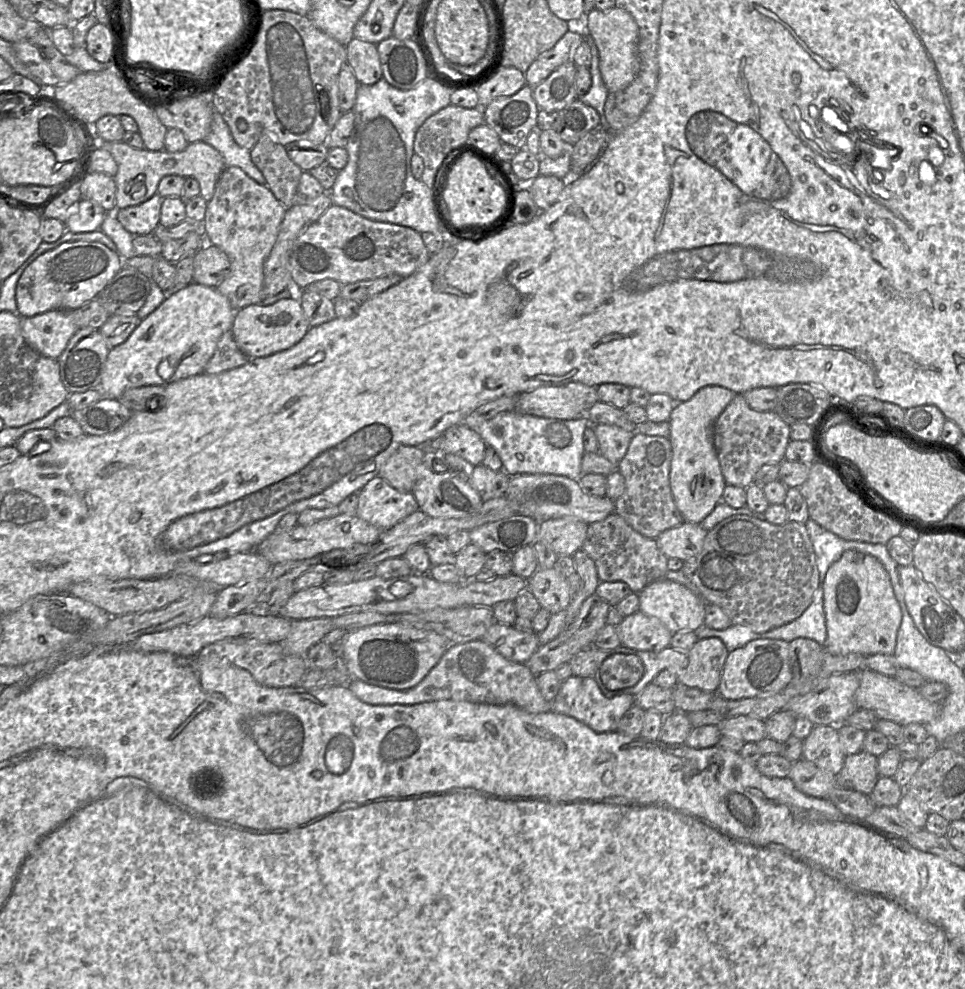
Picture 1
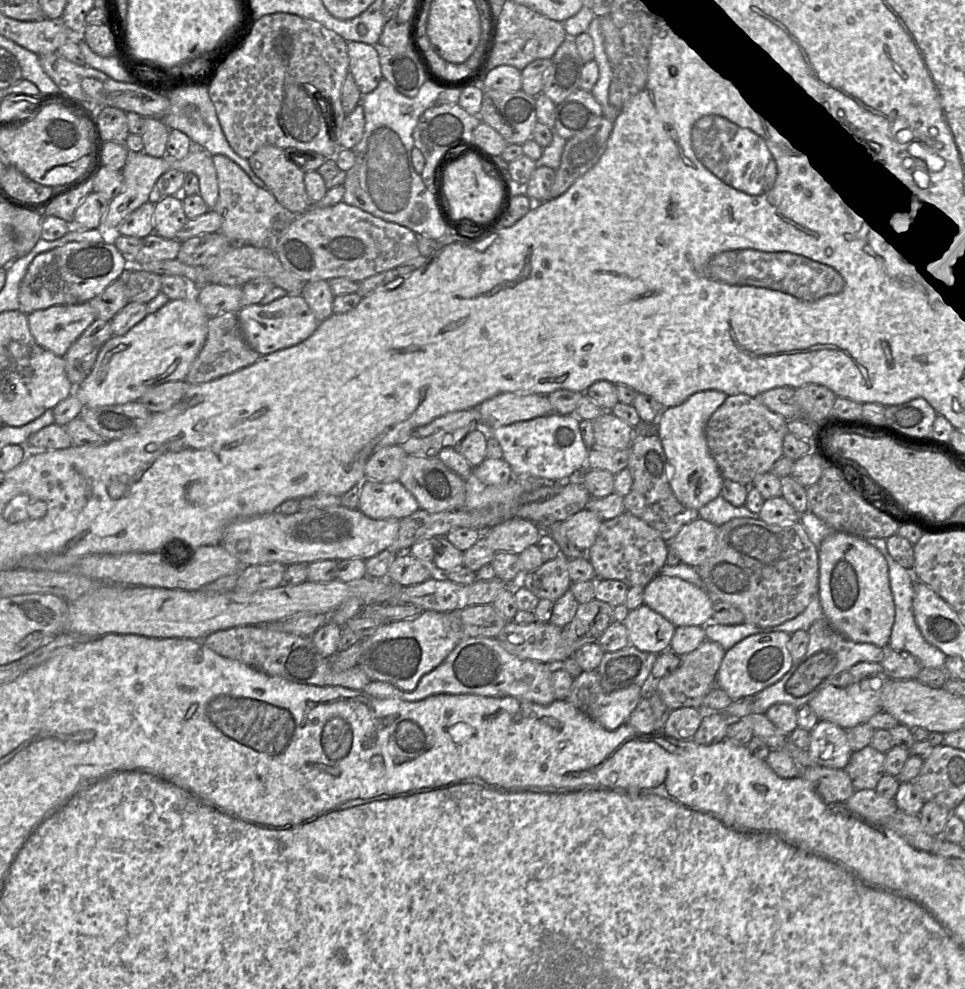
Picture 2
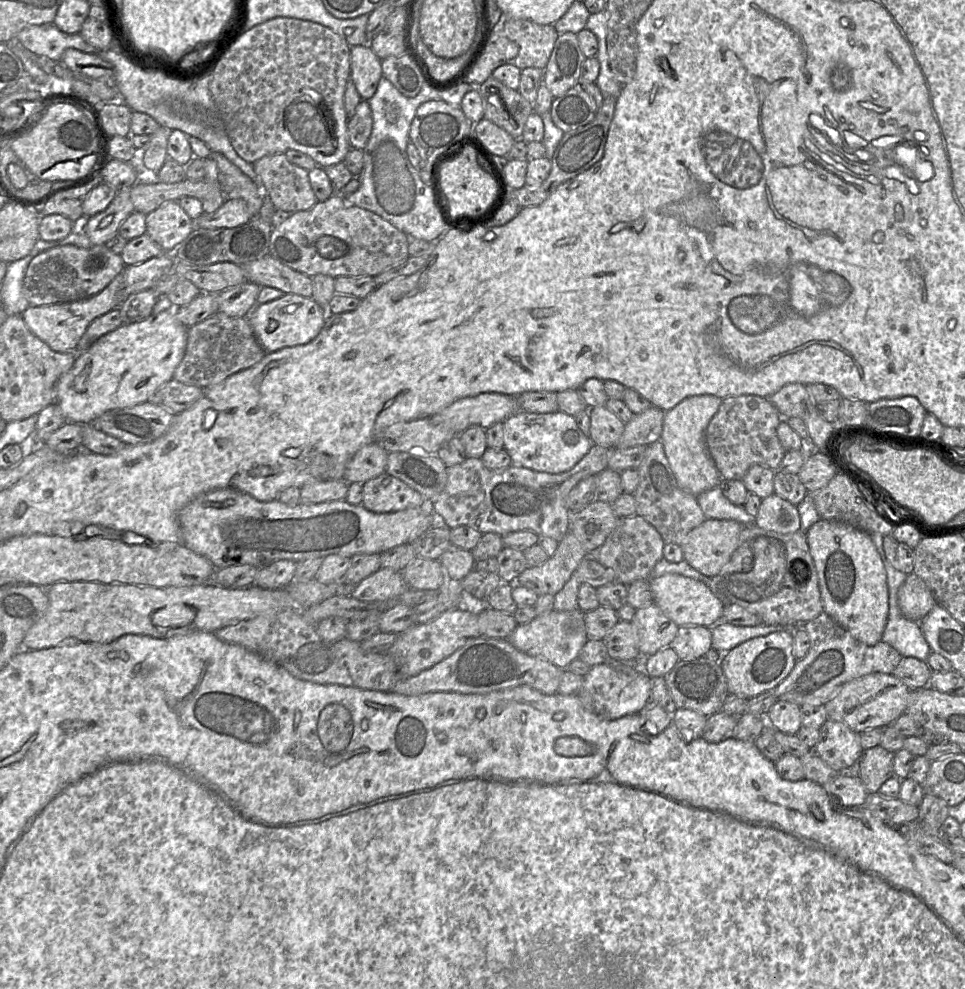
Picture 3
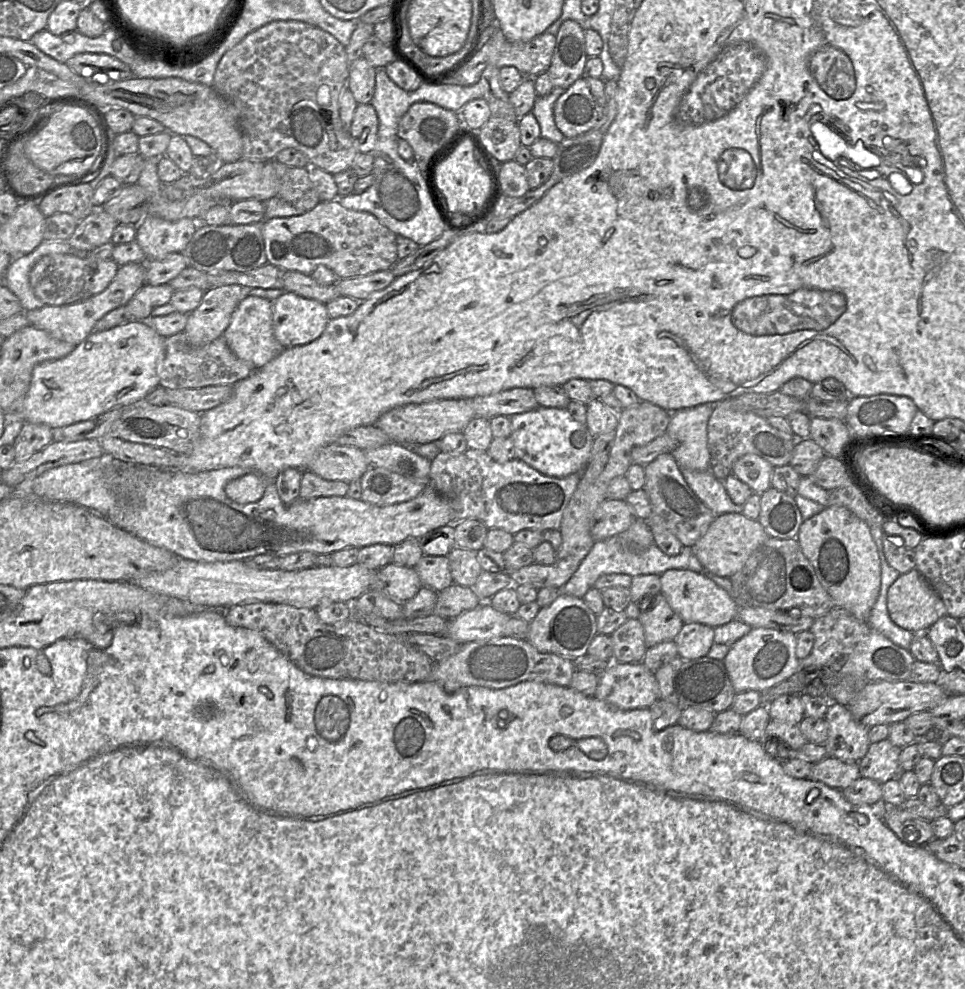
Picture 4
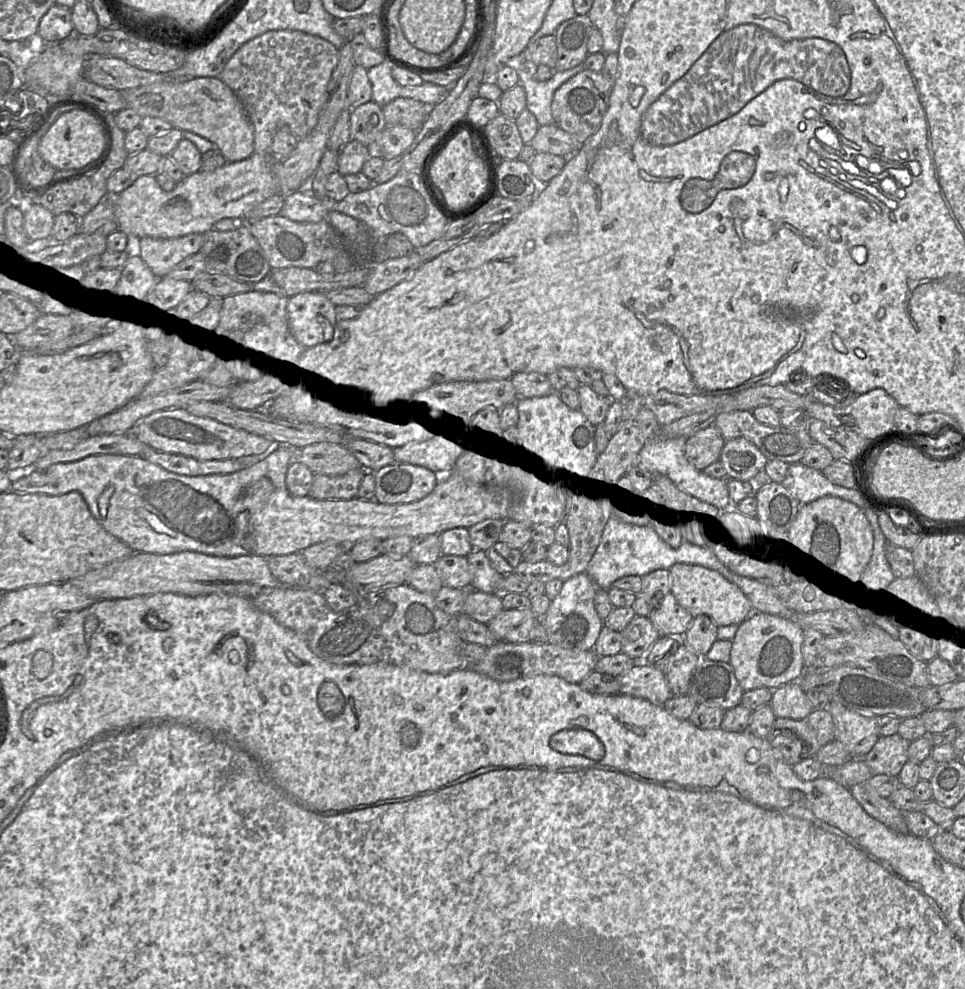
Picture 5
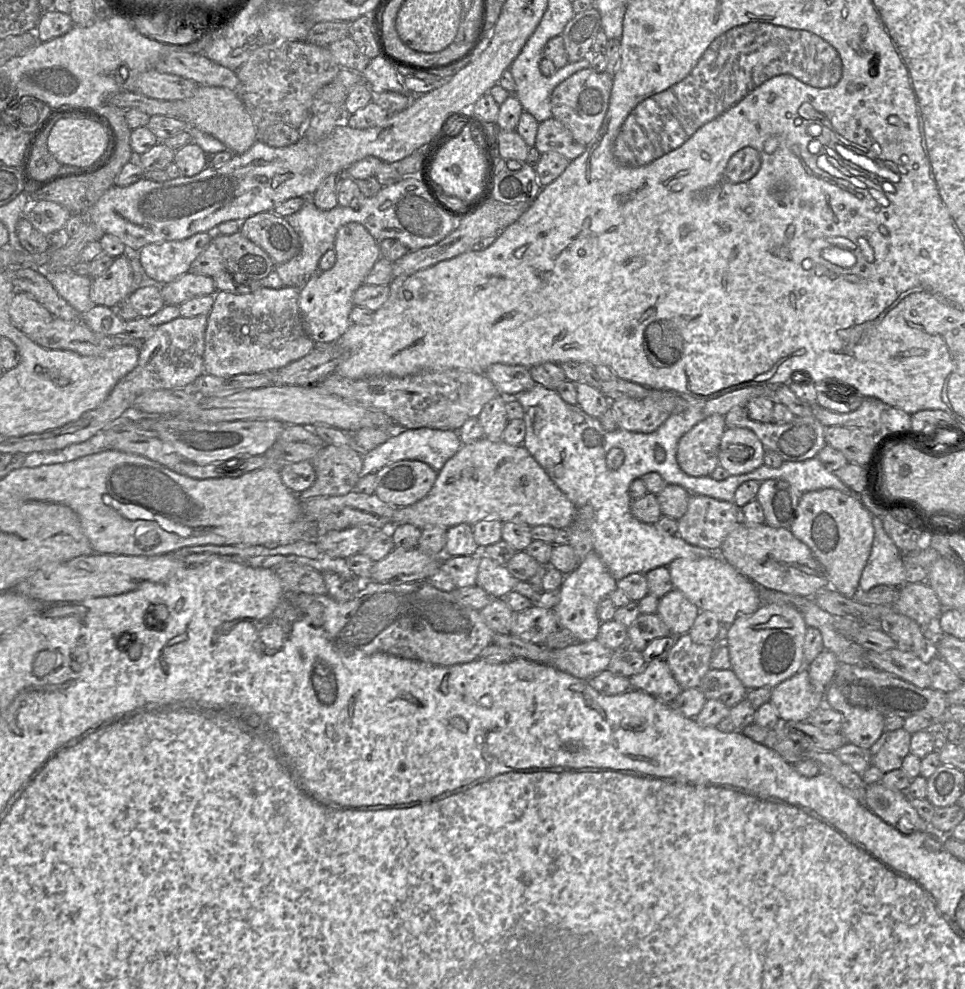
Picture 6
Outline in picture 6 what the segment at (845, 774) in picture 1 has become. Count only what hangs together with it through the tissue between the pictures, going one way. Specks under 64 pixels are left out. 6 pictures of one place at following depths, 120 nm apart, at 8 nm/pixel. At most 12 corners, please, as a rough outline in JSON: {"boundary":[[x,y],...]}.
{"boundary":[[884,731],[869,749],[884,774],[901,768],[911,734]]}

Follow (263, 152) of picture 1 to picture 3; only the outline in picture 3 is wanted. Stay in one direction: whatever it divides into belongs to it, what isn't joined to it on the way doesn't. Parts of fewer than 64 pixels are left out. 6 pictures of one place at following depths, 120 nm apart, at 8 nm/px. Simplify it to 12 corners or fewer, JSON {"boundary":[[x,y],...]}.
{"boundary":[[284,153],[252,164],[276,210],[317,203],[309,171]]}

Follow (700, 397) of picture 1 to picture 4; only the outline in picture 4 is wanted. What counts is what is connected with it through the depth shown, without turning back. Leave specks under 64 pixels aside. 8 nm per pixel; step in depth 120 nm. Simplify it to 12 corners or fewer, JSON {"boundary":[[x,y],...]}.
{"boundary":[[716,403],[670,414],[680,469],[710,470],[708,420]]}

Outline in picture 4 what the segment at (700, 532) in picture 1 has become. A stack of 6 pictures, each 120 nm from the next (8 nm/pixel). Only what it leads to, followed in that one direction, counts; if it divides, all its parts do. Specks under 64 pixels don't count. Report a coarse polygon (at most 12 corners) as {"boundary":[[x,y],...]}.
{"boundary":[[743,513],[716,515],[691,551],[730,578],[770,537]]}

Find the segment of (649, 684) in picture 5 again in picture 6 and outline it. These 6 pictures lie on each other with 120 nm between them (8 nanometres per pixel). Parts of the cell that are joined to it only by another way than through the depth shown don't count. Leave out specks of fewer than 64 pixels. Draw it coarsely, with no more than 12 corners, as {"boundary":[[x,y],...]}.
{"boundary":[[665,660],[629,678],[630,690],[671,703],[682,691]]}

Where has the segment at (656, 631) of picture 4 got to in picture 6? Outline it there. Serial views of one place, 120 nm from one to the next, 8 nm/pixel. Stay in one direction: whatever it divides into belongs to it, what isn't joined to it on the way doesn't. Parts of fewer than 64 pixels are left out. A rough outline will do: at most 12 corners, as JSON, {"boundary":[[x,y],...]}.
{"boundary":[[674,588],[657,612],[673,636],[689,633],[700,609]]}

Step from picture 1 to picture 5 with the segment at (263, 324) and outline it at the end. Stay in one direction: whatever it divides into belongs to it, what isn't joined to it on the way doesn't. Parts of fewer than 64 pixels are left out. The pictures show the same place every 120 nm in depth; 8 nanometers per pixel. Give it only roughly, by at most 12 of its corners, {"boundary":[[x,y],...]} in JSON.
{"boundary":[[325,293],[288,298],[294,337],[312,347],[333,338],[336,306]]}

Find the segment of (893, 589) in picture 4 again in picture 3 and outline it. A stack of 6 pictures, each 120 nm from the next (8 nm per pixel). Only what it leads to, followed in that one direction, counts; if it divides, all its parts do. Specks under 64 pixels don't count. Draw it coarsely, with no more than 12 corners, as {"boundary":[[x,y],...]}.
{"boundary":[[915,573],[897,599],[901,613],[923,620],[937,604]]}

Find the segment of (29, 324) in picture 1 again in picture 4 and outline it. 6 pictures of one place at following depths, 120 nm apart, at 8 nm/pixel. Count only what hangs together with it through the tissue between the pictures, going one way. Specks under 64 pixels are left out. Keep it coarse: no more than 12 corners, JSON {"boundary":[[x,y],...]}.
{"boundary":[[146,263],[119,266],[99,294],[26,311],[31,326],[78,345],[145,284]]}

